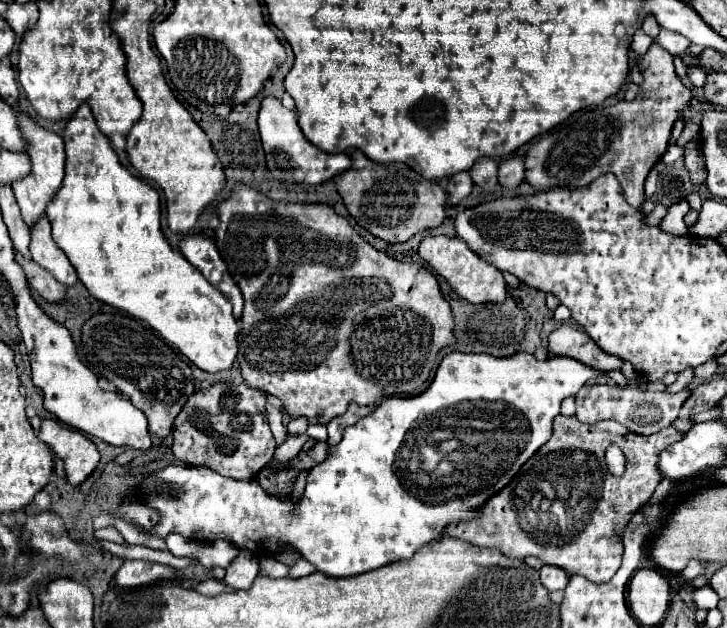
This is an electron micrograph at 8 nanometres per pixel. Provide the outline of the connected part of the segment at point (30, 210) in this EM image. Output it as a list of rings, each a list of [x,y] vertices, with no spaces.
[[[13,107],[13,111],[17,111],[17,117],[21,119],[21,131],[25,133],[25,139],[29,139],[29,151],[27,151],[27,155],[29,155],[31,167],[33,167],[33,171],[25,179],[19,179],[17,183],[13,183],[13,193],[15,193],[15,199],[17,199],[19,207],[21,207],[25,223],[33,225],[45,213],[45,209],[47,209],[53,193],[59,189],[59,185],[63,181],[63,173],[65,173],[65,149],[63,149],[63,139],[55,131],[45,129],[39,123],[35,123],[19,107]]]

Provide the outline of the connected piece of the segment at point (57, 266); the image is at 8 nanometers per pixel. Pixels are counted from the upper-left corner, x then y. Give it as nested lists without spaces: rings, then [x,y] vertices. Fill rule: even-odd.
[[[43,215],[41,221],[37,221],[37,227],[31,227],[29,253],[31,253],[31,259],[39,263],[43,269],[51,271],[57,281],[65,285],[77,283],[75,267],[69,263],[67,255],[57,247],[57,243],[51,237],[51,225],[47,215]]]

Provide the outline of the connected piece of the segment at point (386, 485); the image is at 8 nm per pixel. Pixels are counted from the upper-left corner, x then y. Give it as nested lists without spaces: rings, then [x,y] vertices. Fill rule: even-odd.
[[[449,353],[425,393],[413,399],[389,397],[371,415],[347,427],[343,441],[333,445],[329,457],[309,471],[305,495],[299,503],[267,495],[255,479],[237,481],[209,467],[169,465],[149,475],[139,485],[141,495],[137,497],[149,507],[157,507],[161,515],[157,527],[147,535],[165,539],[169,533],[179,533],[185,539],[201,543],[225,539],[255,555],[259,555],[259,551],[261,555],[271,555],[281,547],[295,547],[319,571],[333,577],[351,577],[393,561],[409,559],[419,547],[441,537],[447,525],[479,517],[483,503],[499,493],[521,465],[551,439],[551,425],[559,415],[561,401],[575,395],[599,375],[601,371],[569,357],[539,361],[529,353],[503,359],[475,353]],[[437,451],[443,453],[445,459],[437,459]],[[421,469],[429,479],[421,479]]]

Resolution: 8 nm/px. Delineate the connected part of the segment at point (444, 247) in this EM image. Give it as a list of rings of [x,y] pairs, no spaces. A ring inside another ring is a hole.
[[[429,235],[421,241],[419,255],[425,259],[425,263],[431,269],[435,269],[435,273],[439,273],[443,279],[447,279],[451,289],[465,301],[469,301],[469,303],[503,303],[505,301],[507,285],[505,285],[501,271],[497,267],[493,267],[491,263],[485,263],[481,257],[477,257],[477,253],[473,253],[465,241],[461,241],[457,237],[451,239],[445,235],[439,235],[439,237]]]

